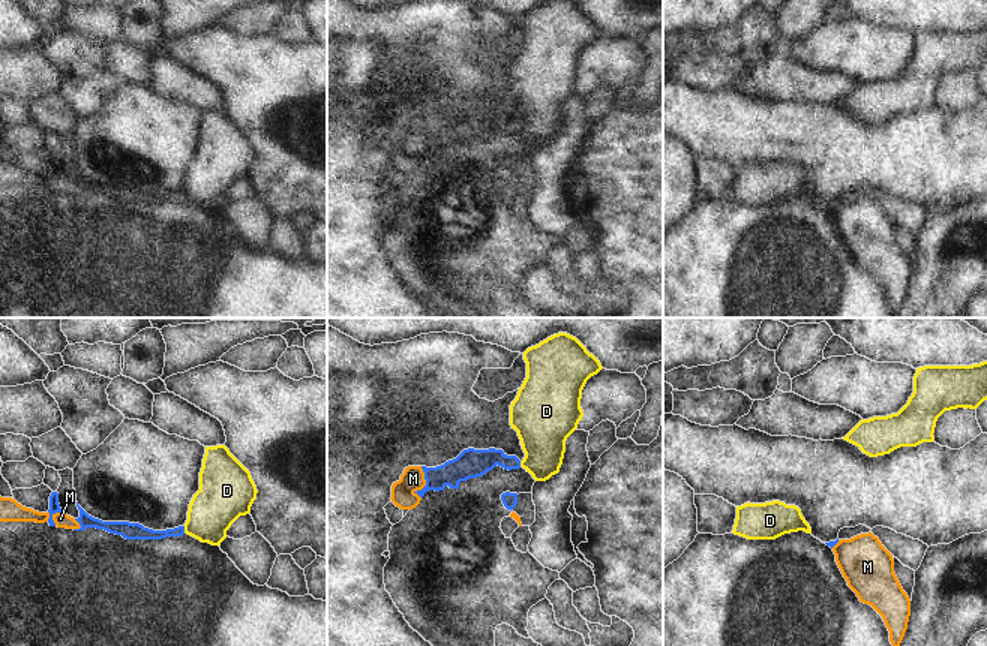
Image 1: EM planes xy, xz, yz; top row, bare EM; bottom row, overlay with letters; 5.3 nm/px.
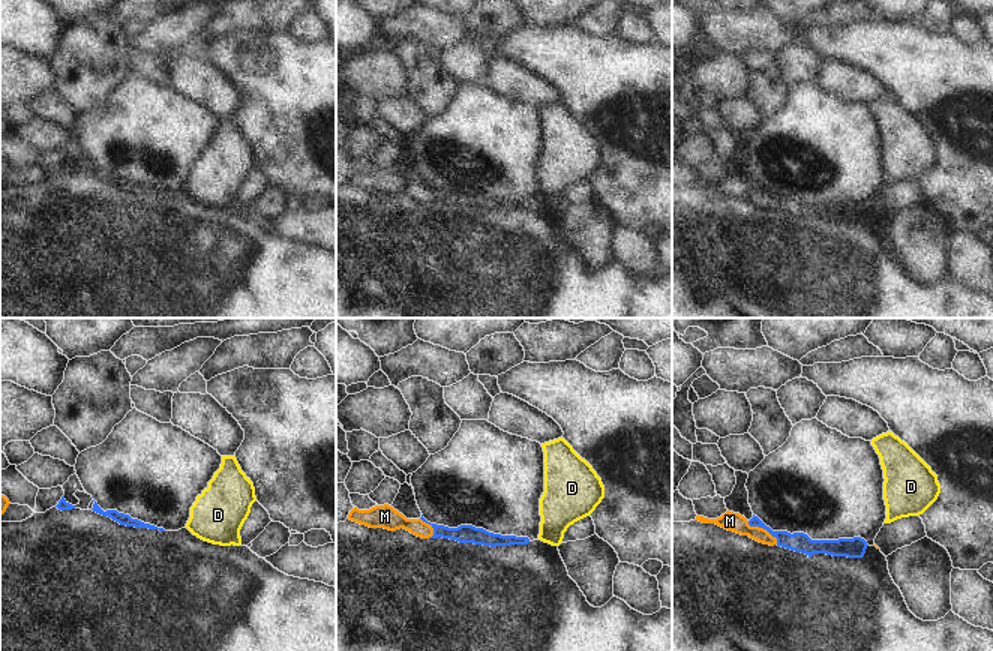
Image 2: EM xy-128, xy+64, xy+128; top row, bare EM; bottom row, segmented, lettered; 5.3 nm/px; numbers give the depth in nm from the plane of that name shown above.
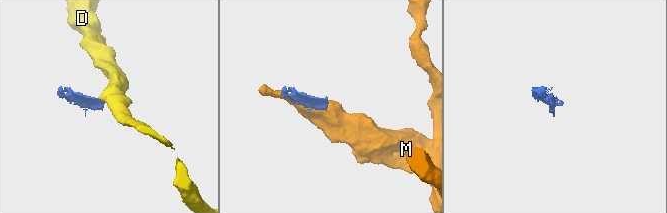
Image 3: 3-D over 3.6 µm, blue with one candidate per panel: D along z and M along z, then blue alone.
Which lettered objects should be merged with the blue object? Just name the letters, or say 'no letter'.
no letter

